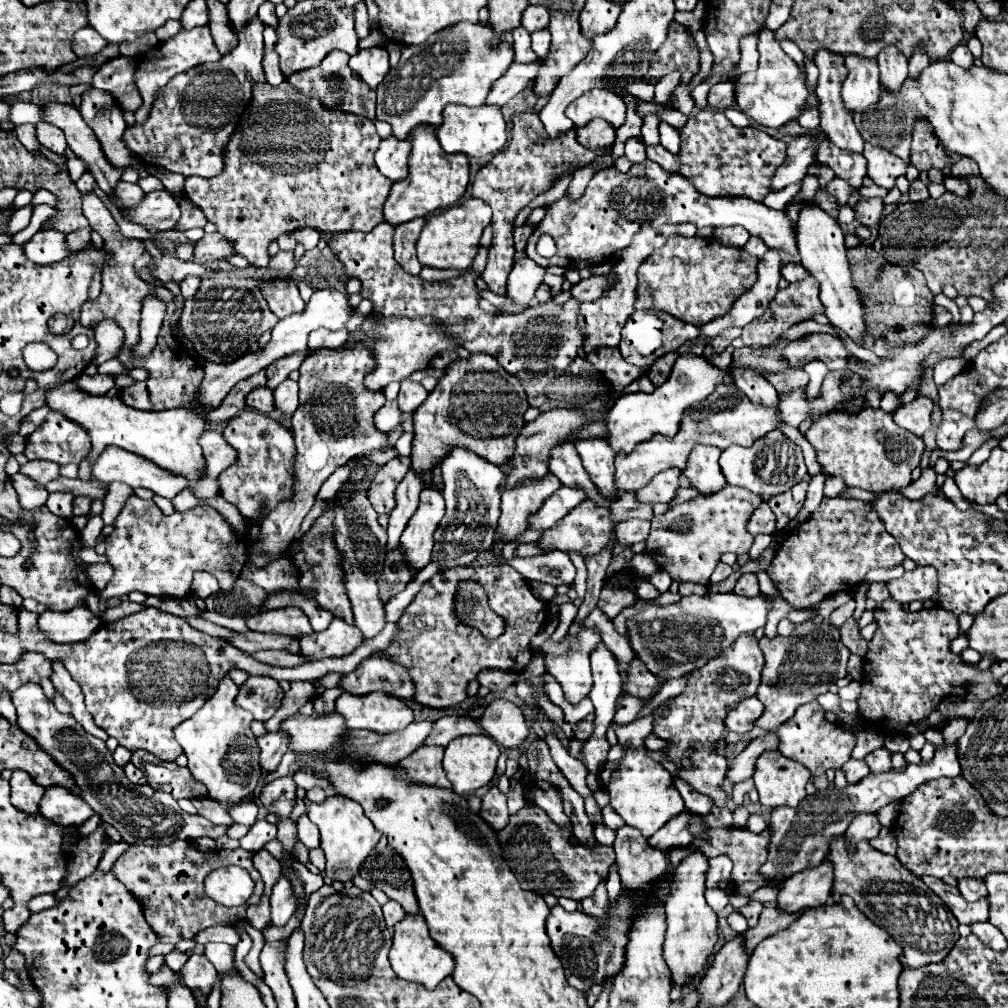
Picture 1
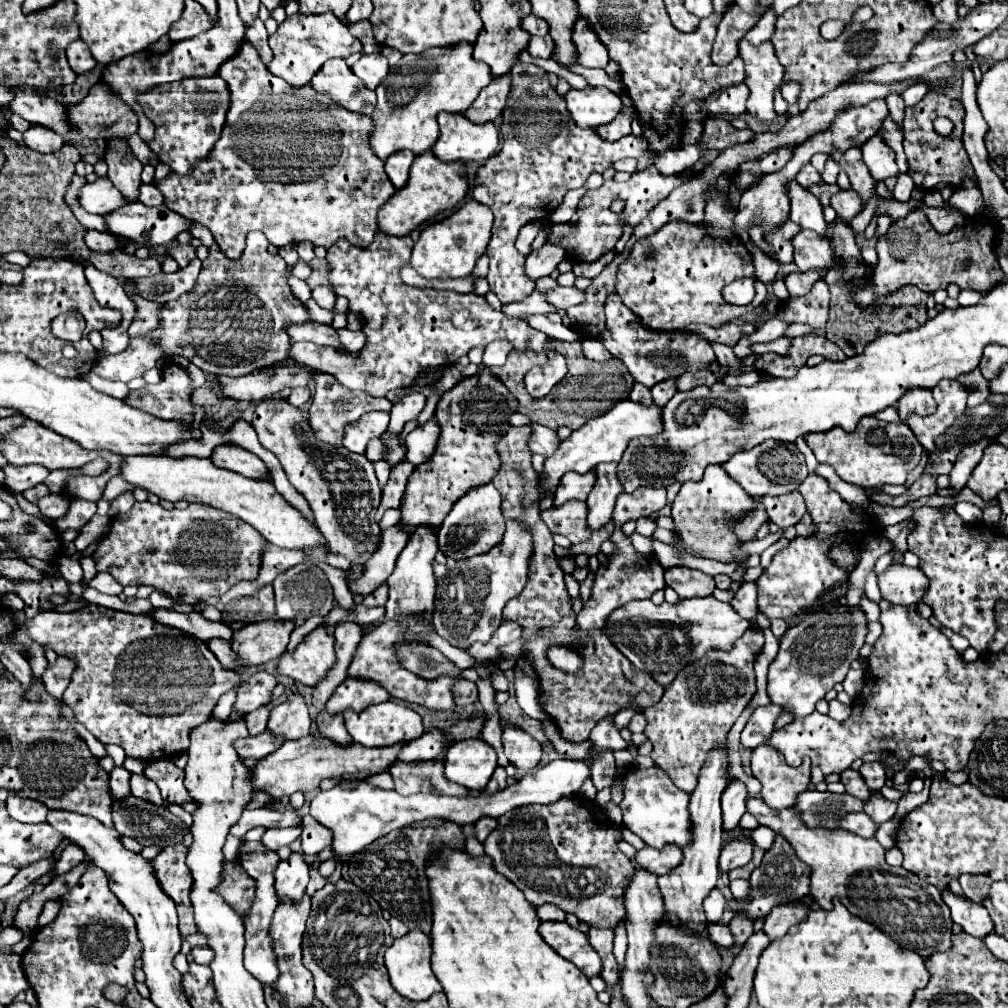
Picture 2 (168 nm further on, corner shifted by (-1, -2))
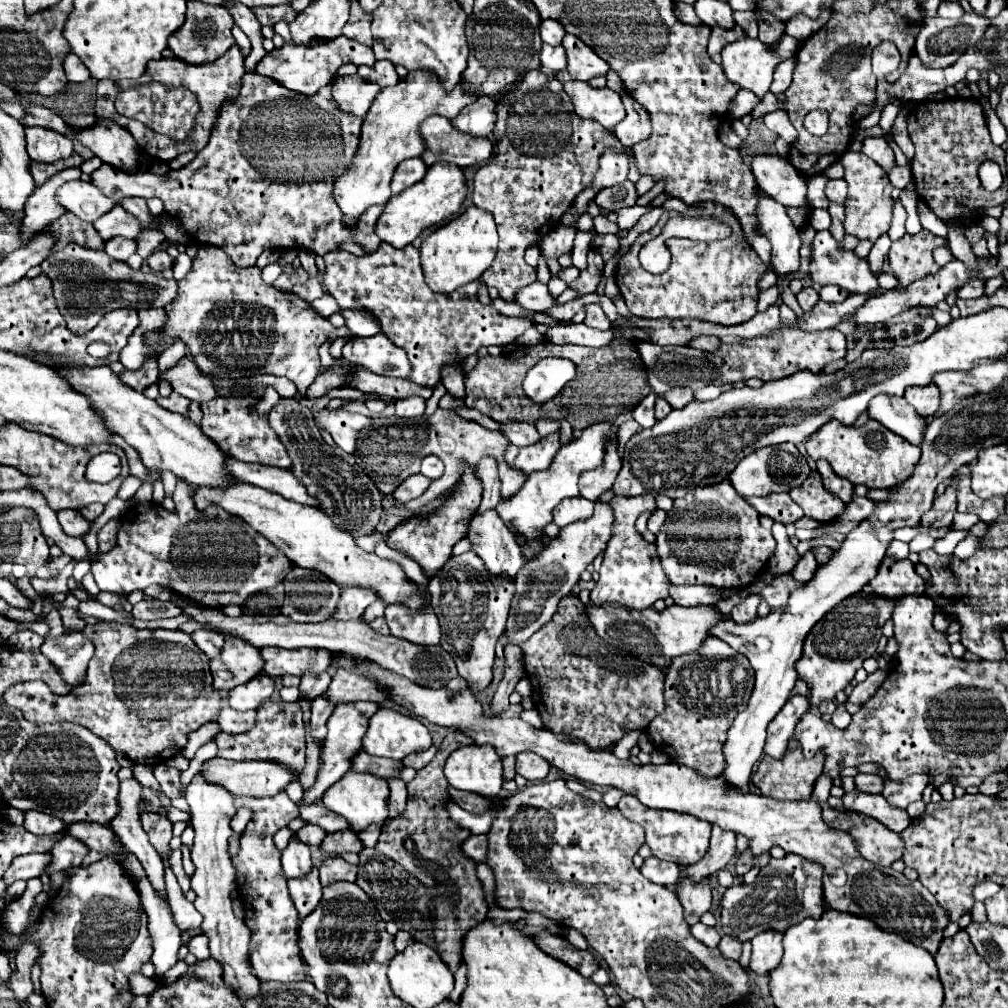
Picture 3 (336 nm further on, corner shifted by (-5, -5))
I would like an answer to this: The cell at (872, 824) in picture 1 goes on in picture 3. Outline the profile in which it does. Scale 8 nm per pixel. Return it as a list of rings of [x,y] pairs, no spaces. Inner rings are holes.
[[[913,774],[901,782],[893,782],[887,780],[885,782],[885,790],[881,792],[885,796],[885,800],[889,804],[893,804],[895,808],[907,808],[911,802],[921,800],[923,798],[923,790],[929,784],[929,776],[927,774]]]

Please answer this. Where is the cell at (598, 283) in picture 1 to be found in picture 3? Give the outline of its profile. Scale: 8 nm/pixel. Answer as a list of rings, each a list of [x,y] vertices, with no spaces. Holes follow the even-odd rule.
[[[533,282],[533,284],[525,286],[521,292],[517,292],[515,300],[517,300],[517,304],[521,304],[533,312],[547,312],[549,308],[553,308],[557,304],[557,300],[549,294],[547,284],[543,284],[543,282]]]

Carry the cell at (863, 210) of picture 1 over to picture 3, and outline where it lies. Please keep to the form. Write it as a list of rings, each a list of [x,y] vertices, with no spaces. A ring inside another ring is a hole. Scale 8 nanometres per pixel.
[[[829,180],[827,188],[825,188],[825,194],[831,202],[837,202],[837,204],[845,204],[845,196],[847,196],[847,184],[845,180]]]

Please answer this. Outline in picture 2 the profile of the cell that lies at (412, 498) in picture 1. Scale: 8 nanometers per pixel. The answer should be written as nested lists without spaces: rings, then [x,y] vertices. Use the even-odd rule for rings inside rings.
[[[397,525],[383,531],[379,549],[365,563],[365,567],[361,569],[361,575],[357,579],[349,581],[349,591],[353,595],[367,597],[379,585],[383,585],[389,579],[389,575],[393,573],[395,561],[397,561],[399,553],[403,551],[403,547],[407,545],[407,541],[409,541],[409,537],[405,537],[405,533],[401,533],[401,529],[397,529]]]

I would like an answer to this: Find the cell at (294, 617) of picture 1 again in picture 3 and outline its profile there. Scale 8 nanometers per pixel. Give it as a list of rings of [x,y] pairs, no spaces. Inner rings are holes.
[[[237,636],[225,640],[221,656],[211,660],[215,690],[231,690],[253,680],[253,676],[261,674],[261,664],[261,648],[253,648],[253,644],[245,644]]]

